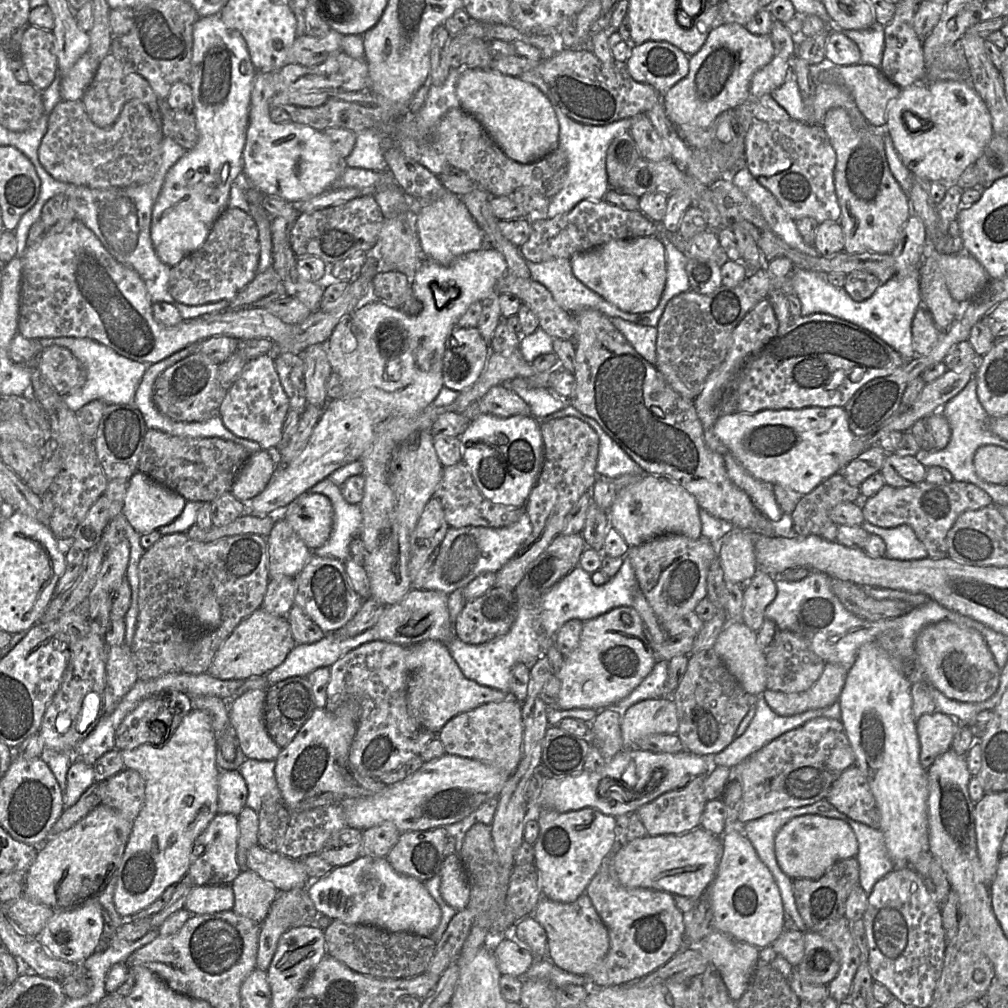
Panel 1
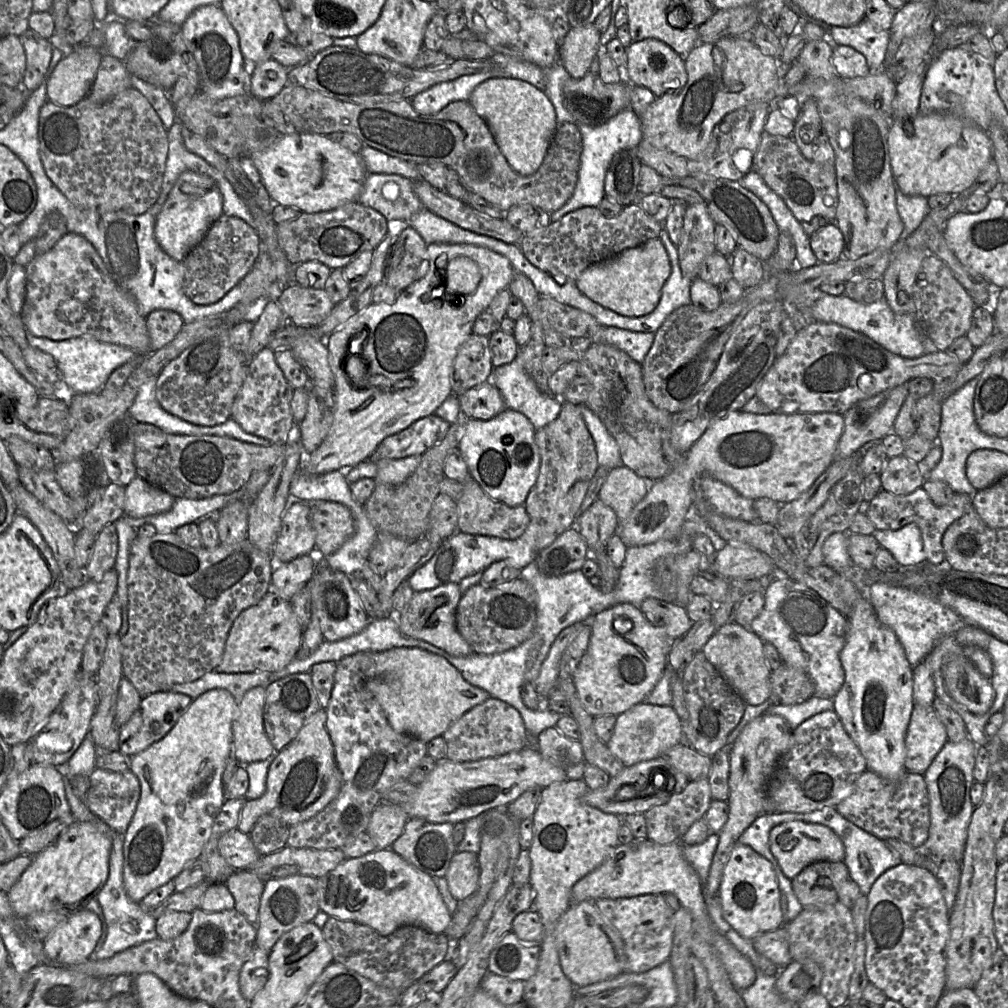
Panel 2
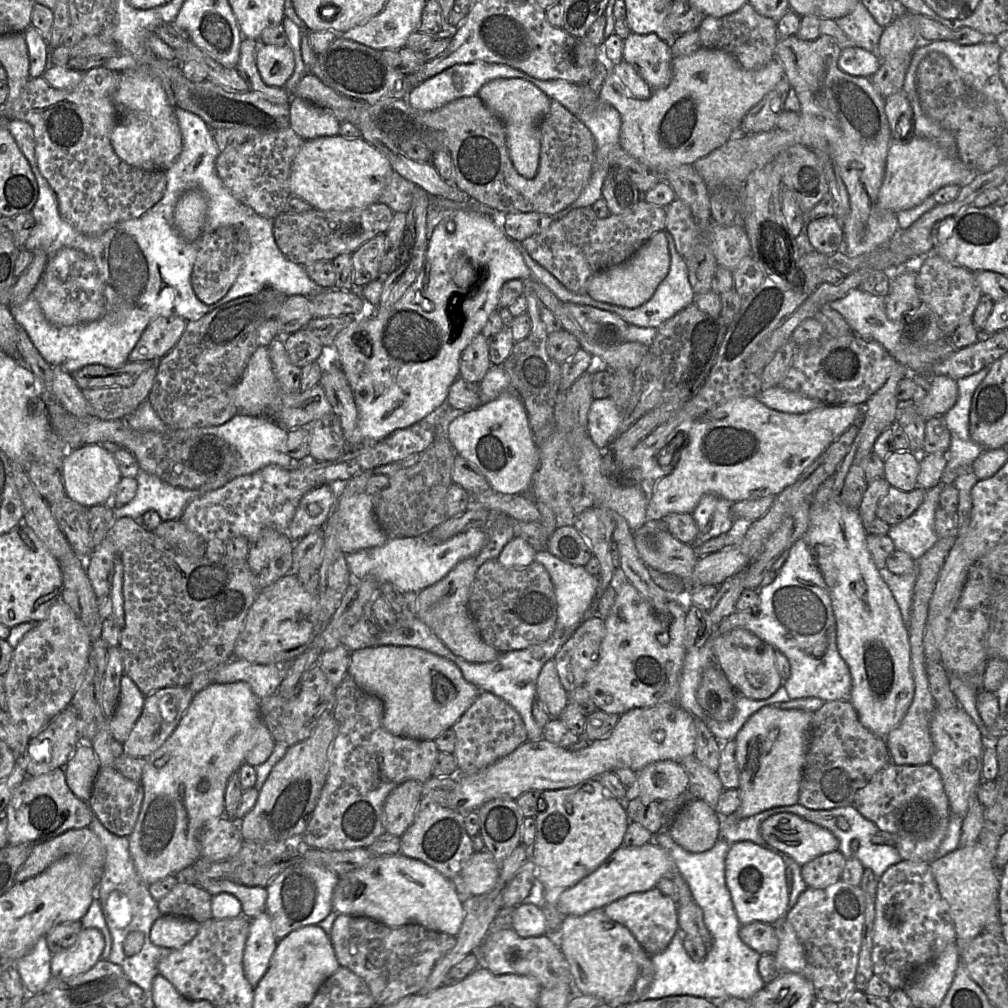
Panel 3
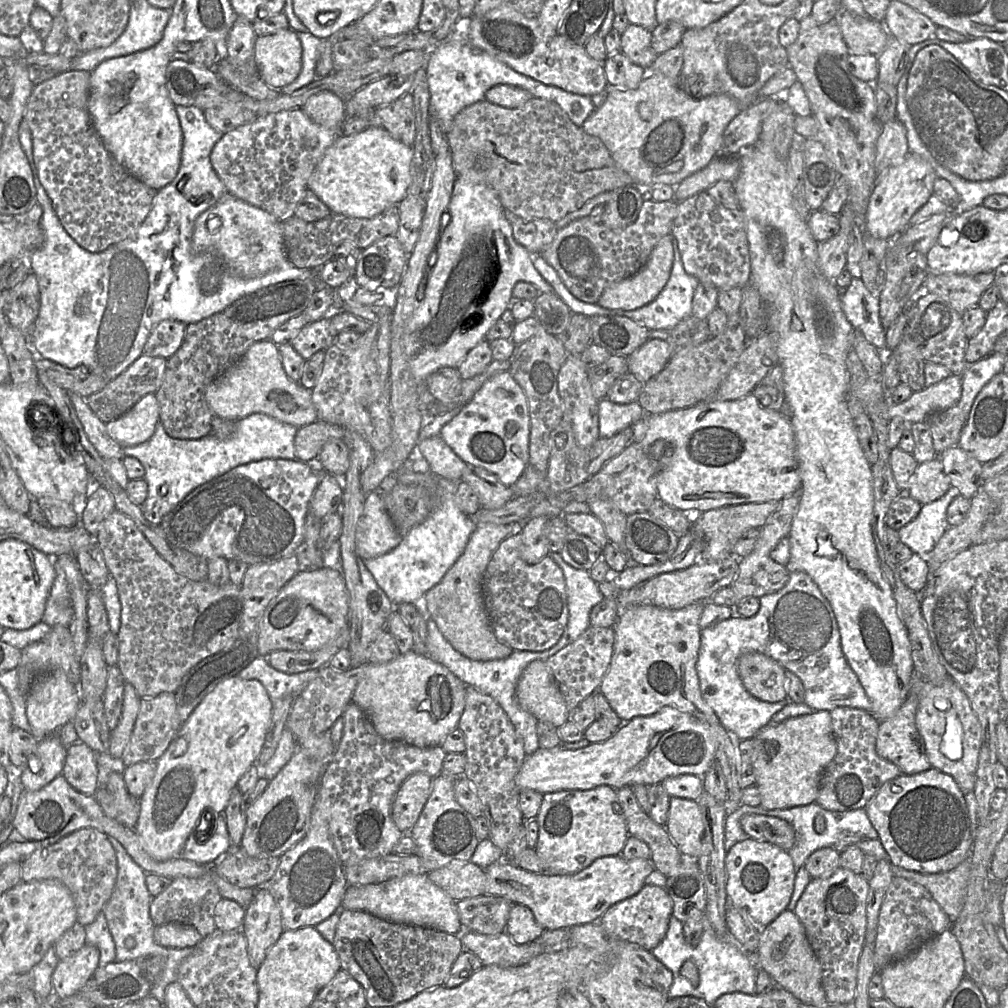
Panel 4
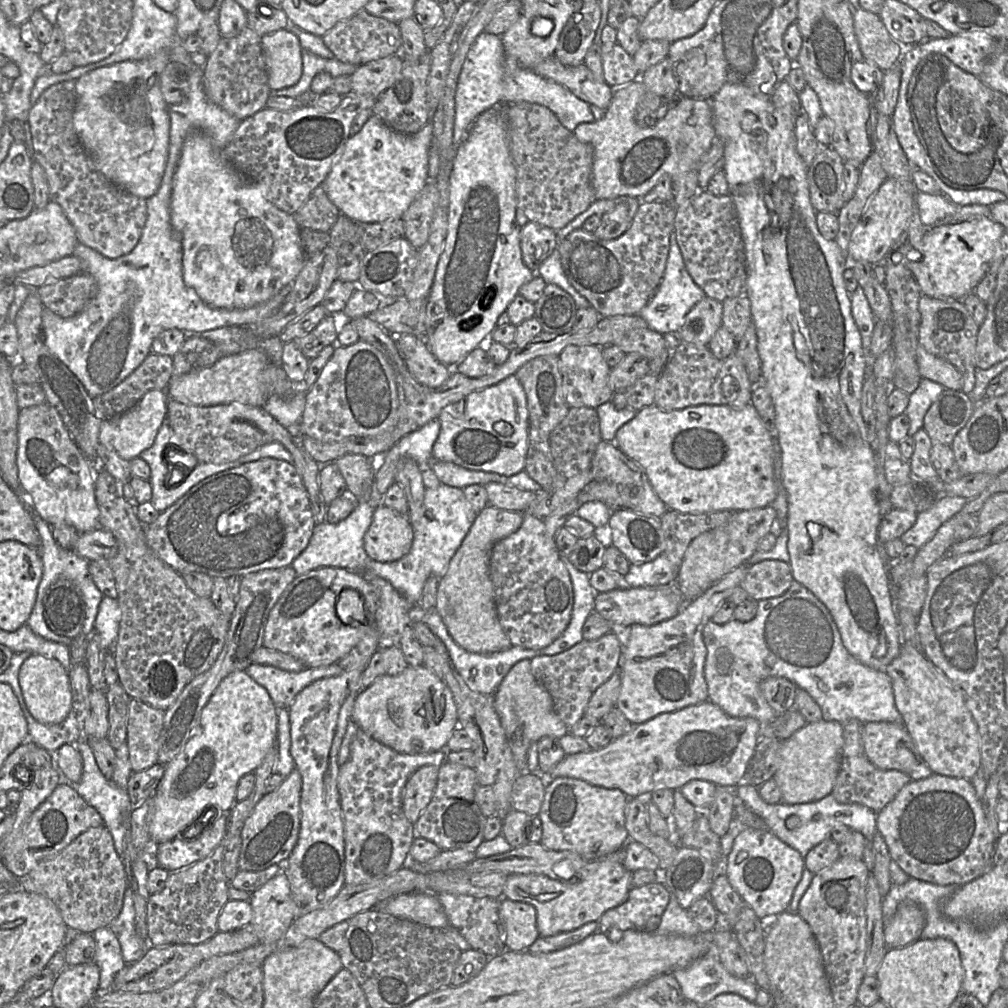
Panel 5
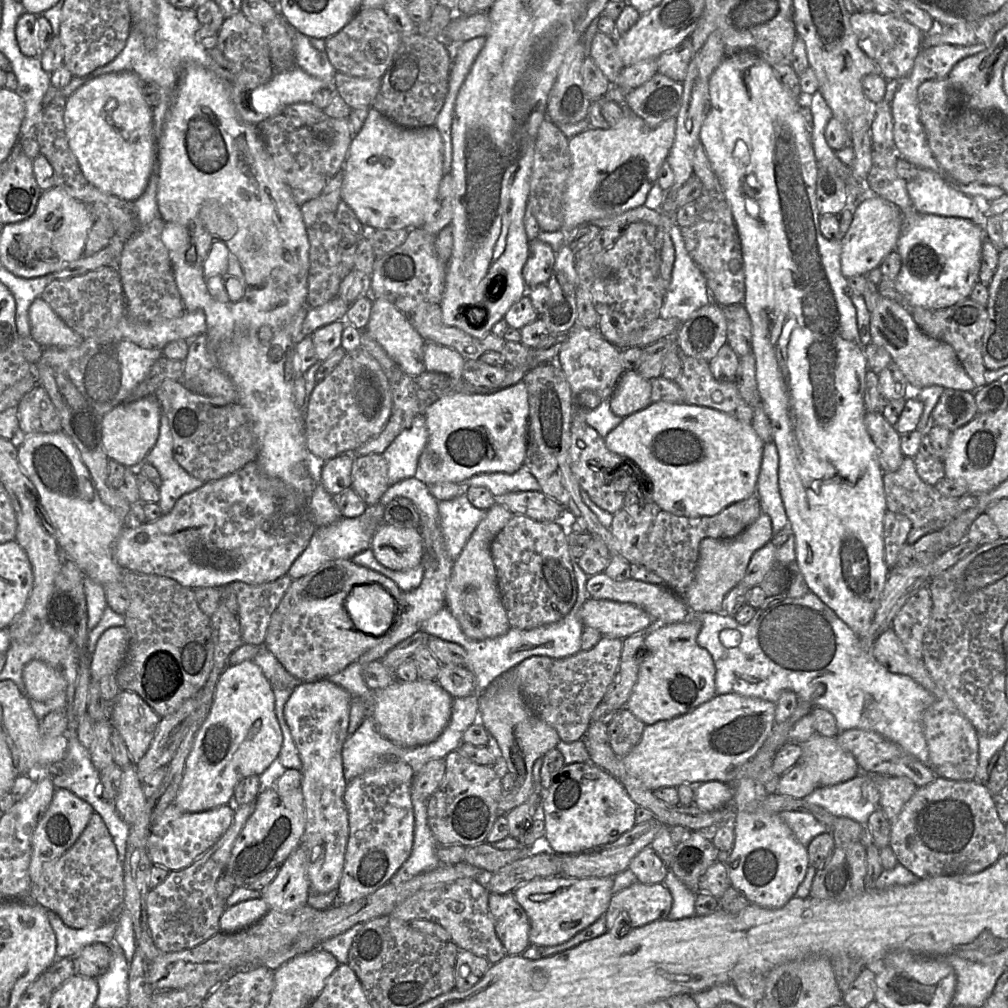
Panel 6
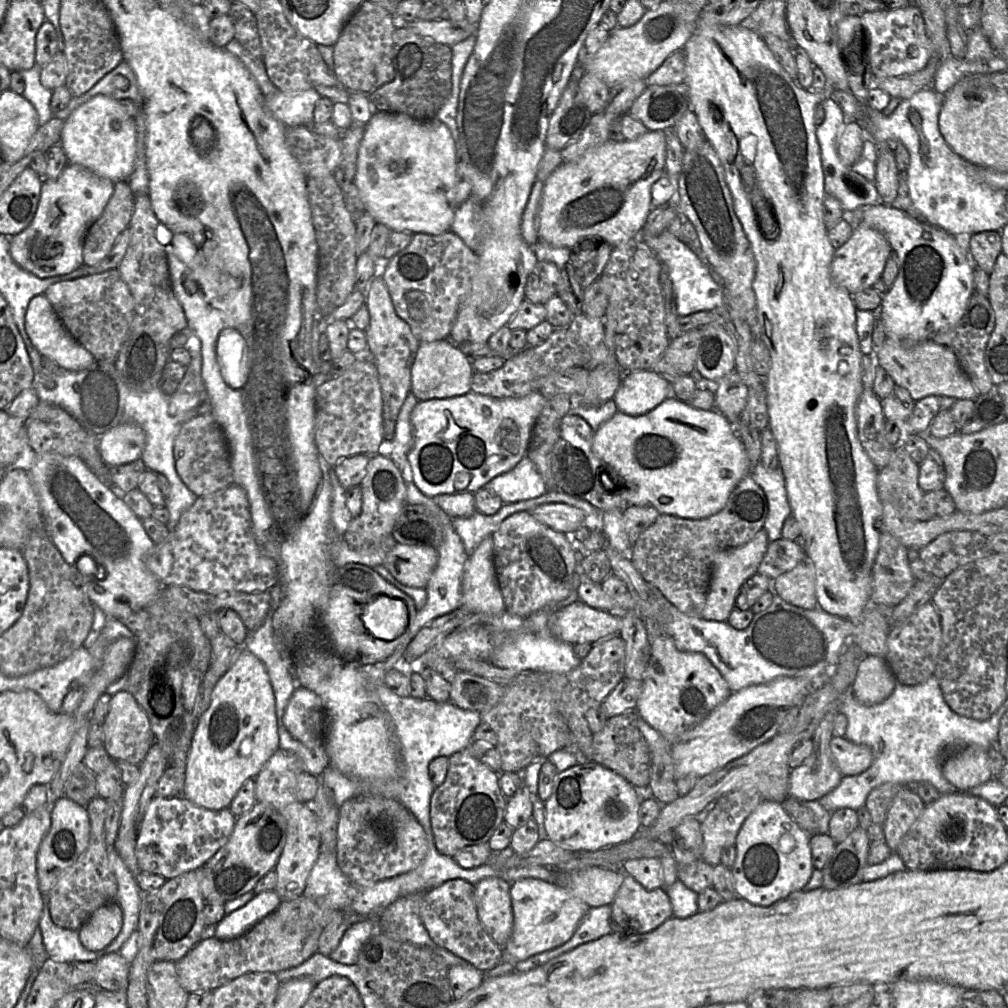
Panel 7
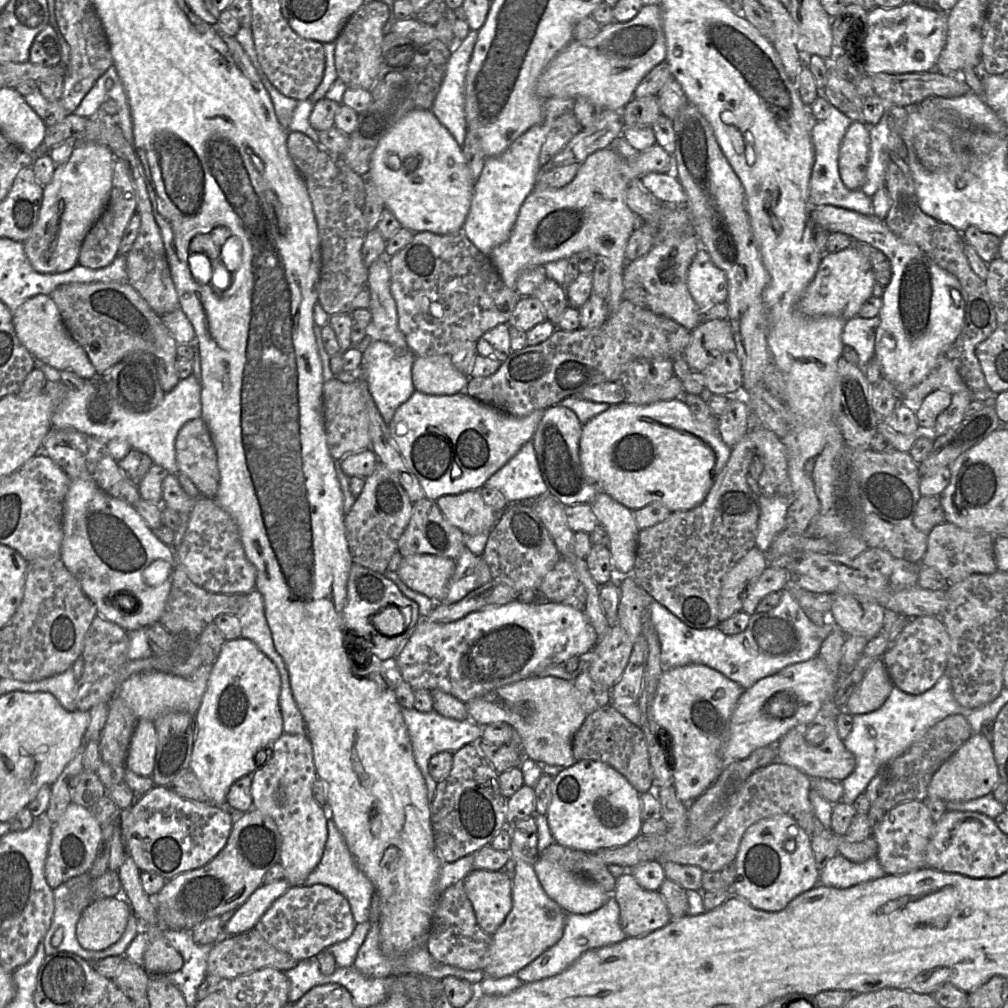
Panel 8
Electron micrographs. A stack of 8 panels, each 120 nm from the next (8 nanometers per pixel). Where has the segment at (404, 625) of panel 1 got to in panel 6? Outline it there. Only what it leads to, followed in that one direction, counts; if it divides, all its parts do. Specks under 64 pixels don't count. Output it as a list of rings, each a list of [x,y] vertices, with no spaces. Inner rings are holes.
[[[495,502],[486,512],[454,561],[446,588],[446,607],[457,619],[464,634],[474,640],[502,636],[510,625],[498,589],[497,575],[491,555],[491,542],[509,522],[513,513]]]

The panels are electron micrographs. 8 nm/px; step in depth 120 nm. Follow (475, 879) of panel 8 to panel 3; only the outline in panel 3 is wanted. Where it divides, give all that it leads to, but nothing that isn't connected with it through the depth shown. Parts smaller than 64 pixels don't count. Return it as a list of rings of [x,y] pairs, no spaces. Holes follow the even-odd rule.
[[[523,902],[512,911],[510,927],[522,938],[538,937],[547,932],[543,909],[531,902]]]

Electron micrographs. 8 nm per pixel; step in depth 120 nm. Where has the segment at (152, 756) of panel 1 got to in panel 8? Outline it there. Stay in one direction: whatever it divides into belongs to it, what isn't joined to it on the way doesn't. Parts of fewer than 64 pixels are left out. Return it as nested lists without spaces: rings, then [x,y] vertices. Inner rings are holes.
[[[242,637],[224,643],[212,665],[207,689],[196,713],[196,737],[189,768],[198,778],[210,803],[226,804],[231,785],[243,776],[252,775],[268,759],[264,748],[269,748],[283,734],[280,690],[281,679],[276,665],[255,643]]]

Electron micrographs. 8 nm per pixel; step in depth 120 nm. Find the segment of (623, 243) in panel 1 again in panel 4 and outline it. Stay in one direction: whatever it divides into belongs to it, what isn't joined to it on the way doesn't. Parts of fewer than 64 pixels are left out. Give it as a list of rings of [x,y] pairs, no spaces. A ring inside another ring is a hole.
[[[672,235],[662,237],[646,264],[633,276],[607,287],[598,305],[608,309],[634,310],[652,302],[666,285],[673,264]]]

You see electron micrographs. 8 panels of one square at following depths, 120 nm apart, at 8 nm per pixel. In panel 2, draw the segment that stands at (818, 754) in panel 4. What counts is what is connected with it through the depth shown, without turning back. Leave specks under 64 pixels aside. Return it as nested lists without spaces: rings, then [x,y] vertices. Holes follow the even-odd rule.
[[[763,713],[741,730],[730,746],[730,769],[728,777],[728,819],[719,832],[719,843],[714,853],[708,877],[703,886],[704,900],[719,894],[723,870],[734,844],[742,832],[762,813],[766,812],[766,787],[777,762],[792,743],[792,730],[781,716]]]

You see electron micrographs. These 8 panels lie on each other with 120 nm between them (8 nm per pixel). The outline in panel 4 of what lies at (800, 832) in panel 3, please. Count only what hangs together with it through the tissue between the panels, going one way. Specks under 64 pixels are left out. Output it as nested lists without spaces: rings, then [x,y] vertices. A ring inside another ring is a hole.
[[[747,814],[741,818],[744,832],[757,841],[774,844],[789,851],[795,843],[793,827],[785,820],[760,814]]]

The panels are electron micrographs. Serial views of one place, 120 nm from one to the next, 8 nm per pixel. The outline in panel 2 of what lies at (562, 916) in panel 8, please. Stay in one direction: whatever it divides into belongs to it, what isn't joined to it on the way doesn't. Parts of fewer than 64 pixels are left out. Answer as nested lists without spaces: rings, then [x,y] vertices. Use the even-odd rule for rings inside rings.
[[[647,838],[619,844],[599,867],[574,884],[571,899],[572,903],[579,903],[653,893],[672,893],[679,899],[692,916],[693,933],[713,947],[736,989],[743,991],[755,982],[756,970],[751,961],[713,924],[703,897],[702,882],[685,859],[680,841],[660,844]],[[457,851],[450,861],[445,878],[449,891],[456,900],[460,902],[468,898],[479,886],[478,854]]]

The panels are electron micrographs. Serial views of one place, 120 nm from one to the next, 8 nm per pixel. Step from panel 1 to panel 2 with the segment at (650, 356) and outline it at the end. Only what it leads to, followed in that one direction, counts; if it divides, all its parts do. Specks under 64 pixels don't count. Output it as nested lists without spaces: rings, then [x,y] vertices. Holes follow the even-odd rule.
[[[600,325],[596,329],[589,331],[587,337],[591,339],[592,343],[615,346],[628,353],[641,364],[653,344],[655,333]]]

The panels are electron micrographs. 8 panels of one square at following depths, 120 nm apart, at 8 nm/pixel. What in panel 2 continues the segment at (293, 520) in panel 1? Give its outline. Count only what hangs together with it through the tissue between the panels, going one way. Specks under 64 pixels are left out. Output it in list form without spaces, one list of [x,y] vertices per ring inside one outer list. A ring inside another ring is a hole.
[[[327,500],[309,502],[315,532],[315,553],[327,556],[339,549],[354,533],[354,520],[349,509],[340,503]]]

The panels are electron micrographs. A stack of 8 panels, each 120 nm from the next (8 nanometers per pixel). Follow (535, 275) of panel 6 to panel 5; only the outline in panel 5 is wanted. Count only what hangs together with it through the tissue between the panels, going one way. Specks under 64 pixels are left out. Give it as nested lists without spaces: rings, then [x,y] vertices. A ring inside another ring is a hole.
[[[533,221],[520,229],[520,247],[524,264],[536,273],[542,262],[557,248],[556,231]]]

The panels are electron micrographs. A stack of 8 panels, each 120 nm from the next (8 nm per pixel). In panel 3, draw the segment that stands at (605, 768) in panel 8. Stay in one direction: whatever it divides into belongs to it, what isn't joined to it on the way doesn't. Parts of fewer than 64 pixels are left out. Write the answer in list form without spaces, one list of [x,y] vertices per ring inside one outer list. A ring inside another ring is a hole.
[[[596,779],[576,786],[541,793],[546,809],[538,813],[533,844],[535,879],[543,885],[543,911],[547,935],[559,945],[559,929],[565,916],[557,908],[560,894],[593,873],[619,847],[630,823],[622,802]]]

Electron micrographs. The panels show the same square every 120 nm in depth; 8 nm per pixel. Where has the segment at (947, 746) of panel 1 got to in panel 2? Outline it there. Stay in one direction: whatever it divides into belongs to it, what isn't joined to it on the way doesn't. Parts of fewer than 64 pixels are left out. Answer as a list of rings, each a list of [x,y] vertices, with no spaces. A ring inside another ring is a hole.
[[[915,704],[905,739],[906,770],[924,776],[947,741],[946,727],[934,707]]]

